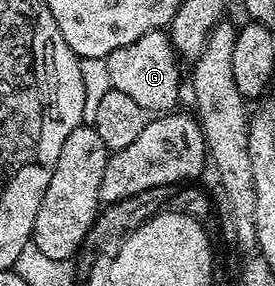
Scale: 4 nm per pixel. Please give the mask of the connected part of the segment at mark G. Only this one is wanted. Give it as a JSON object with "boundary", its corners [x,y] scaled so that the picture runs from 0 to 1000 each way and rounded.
{"boundary":[[[553,101],[535,122],[491,136],[491,150],[462,150],[462,164],[404,178],[382,213],[407,308],[447,318],[447,332],[476,332],[505,374],[556,402],[596,402],[647,378],[662,217],[611,112]]]}

